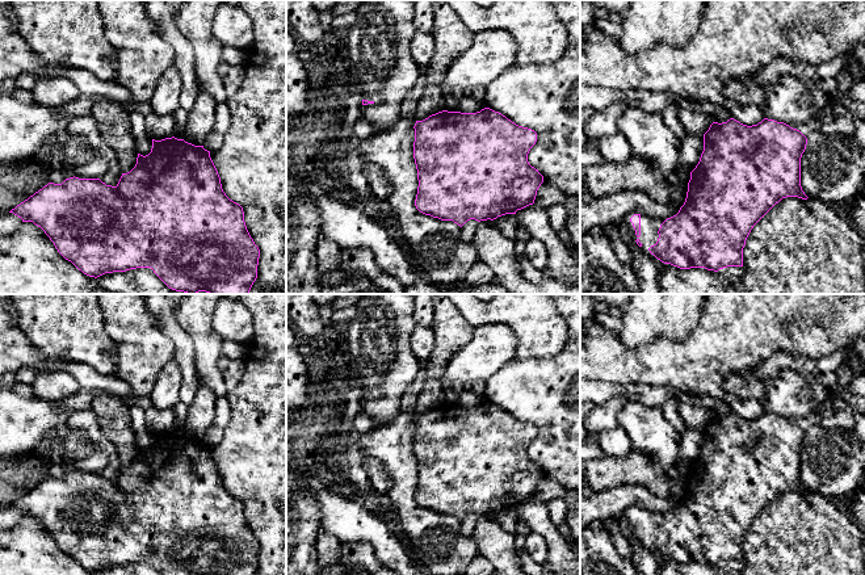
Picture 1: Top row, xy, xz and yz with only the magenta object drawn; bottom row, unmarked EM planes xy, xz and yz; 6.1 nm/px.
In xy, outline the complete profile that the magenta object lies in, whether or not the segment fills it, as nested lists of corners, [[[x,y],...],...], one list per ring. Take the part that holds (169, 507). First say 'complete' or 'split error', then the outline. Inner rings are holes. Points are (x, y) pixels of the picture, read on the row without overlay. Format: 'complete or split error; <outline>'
complete; [[[175,431],[161,435],[152,433],[151,446],[146,450],[138,448],[135,461],[130,466],[122,467],[116,480],[106,479],[100,473],[79,473],[74,470],[66,473],[62,478],[49,477],[9,507],[21,512],[22,516],[33,516],[41,521],[58,546],[89,571],[97,572],[105,567],[151,562],[161,575],[256,575],[257,572],[260,543],[247,524],[243,501],[230,494],[223,486],[221,471],[210,452],[210,445],[205,444],[203,440],[194,440]]]

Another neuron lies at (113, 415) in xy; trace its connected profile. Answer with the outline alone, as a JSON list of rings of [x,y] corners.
[[[95,391],[91,410],[96,414],[102,433],[116,448],[122,467],[130,466],[138,452],[129,407],[116,395]]]

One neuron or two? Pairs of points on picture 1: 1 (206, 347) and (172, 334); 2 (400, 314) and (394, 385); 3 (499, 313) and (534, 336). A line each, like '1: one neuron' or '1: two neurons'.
1: two neurons
2: one neuron
3: one neuron

